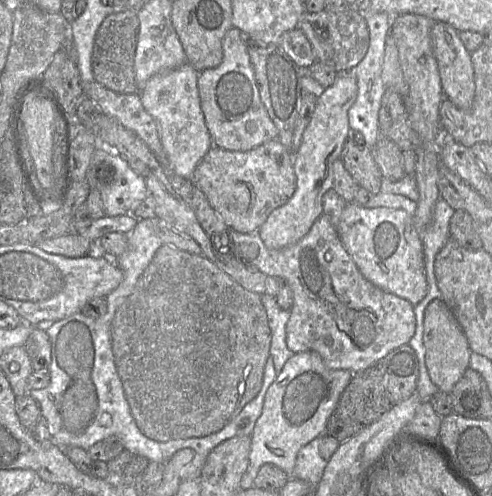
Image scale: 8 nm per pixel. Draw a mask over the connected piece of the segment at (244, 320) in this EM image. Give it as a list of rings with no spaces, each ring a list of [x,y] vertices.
[[[162,244],[139,277],[132,293],[117,308],[111,323],[111,342],[124,394],[139,430],[151,440],[167,442],[206,437],[220,431],[257,396],[263,384],[265,365],[270,355],[271,331],[260,294],[242,287],[203,254],[195,255],[171,245]]]

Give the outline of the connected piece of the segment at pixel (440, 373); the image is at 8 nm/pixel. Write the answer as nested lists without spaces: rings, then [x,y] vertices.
[[[442,299],[432,300],[425,309],[423,345],[425,363],[431,381],[439,391],[449,393],[469,368],[472,352],[461,326]]]

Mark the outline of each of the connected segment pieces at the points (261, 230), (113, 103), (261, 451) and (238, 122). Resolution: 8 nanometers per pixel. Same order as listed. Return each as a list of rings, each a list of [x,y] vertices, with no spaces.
[[[339,73],[334,84],[325,88],[317,98],[316,108],[306,127],[301,145],[293,157],[296,188],[289,201],[276,208],[257,229],[261,240],[270,249],[283,249],[297,243],[323,213],[323,196],[333,186],[333,162],[340,159],[349,136],[348,110],[357,98],[356,78],[350,73]]]
[[[98,82],[84,84],[84,95],[106,116],[116,119],[145,142],[163,166],[164,152],[155,120],[144,109],[139,93],[117,94]]]
[[[314,351],[290,357],[265,395],[262,413],[251,434],[249,470],[258,471],[264,464],[273,464],[291,478],[298,451],[325,434],[327,421],[352,376],[348,370],[328,368]]]
[[[231,27],[222,40],[222,62],[199,72],[197,87],[205,125],[215,147],[241,152],[250,151],[270,140],[278,131],[261,102],[245,34]]]

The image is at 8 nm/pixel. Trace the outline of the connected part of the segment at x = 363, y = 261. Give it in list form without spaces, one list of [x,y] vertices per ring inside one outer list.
[[[347,204],[336,225],[339,237],[348,254],[364,278],[383,291],[399,296],[413,306],[428,293],[423,244],[413,224],[413,218],[402,209],[365,208],[358,204]]]

